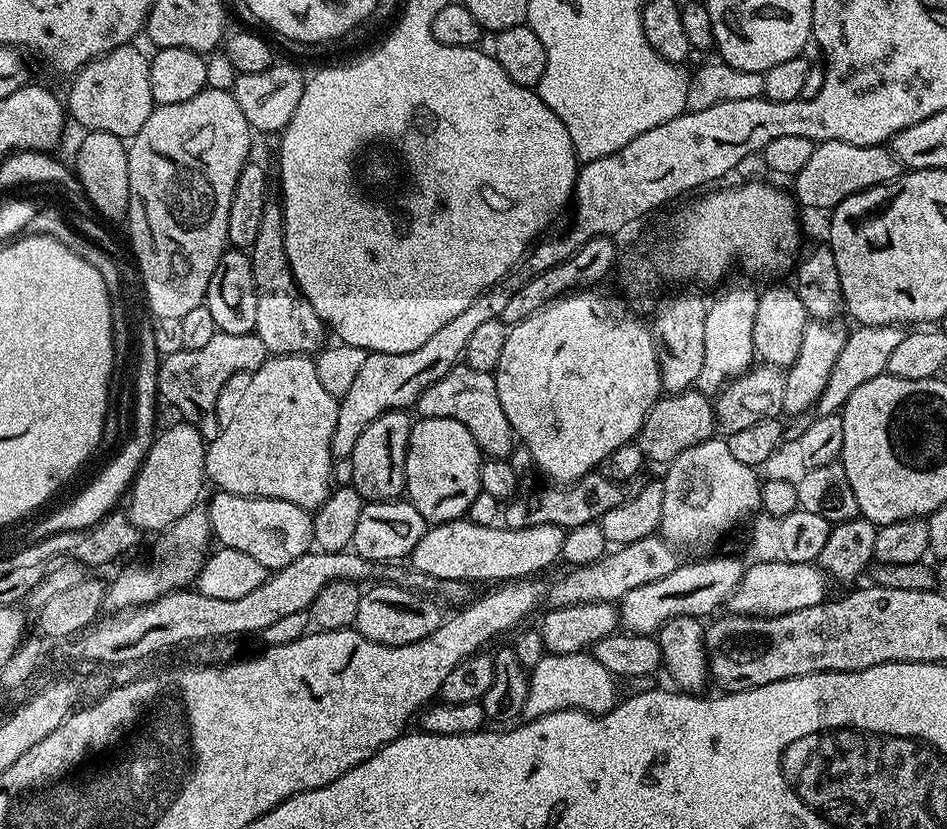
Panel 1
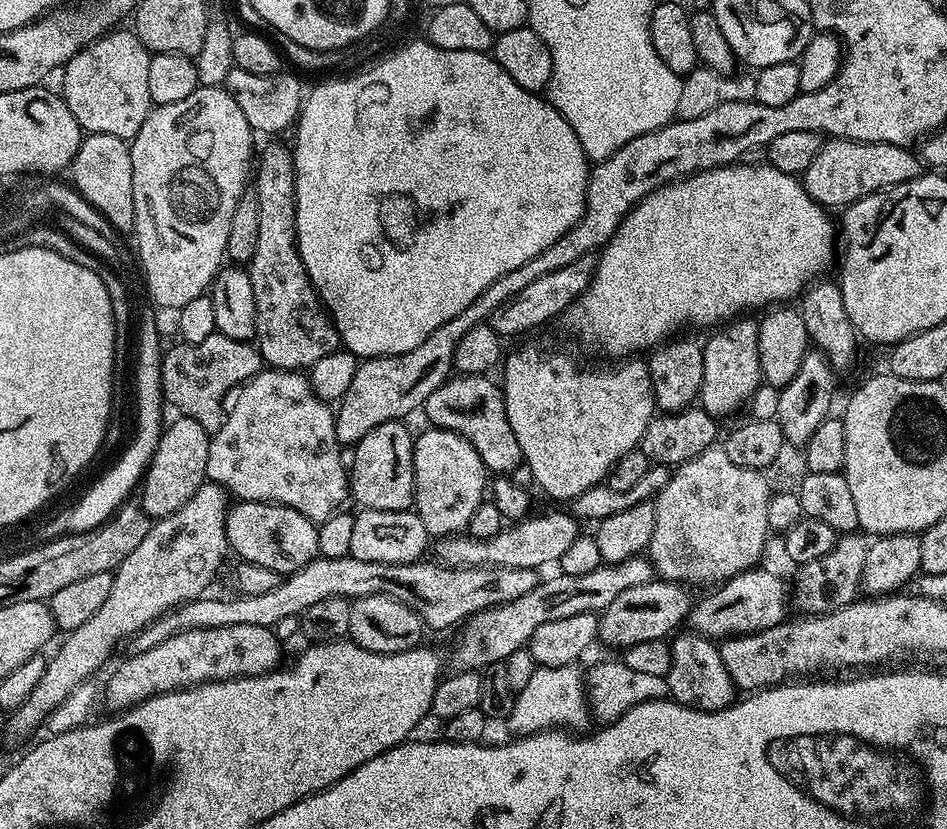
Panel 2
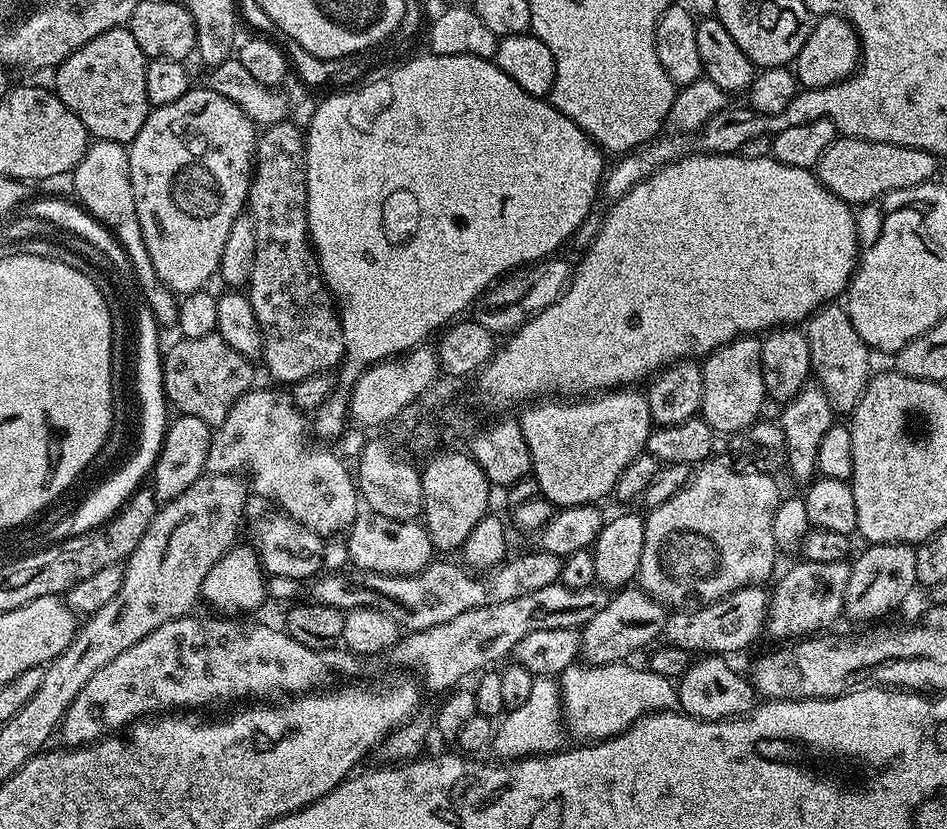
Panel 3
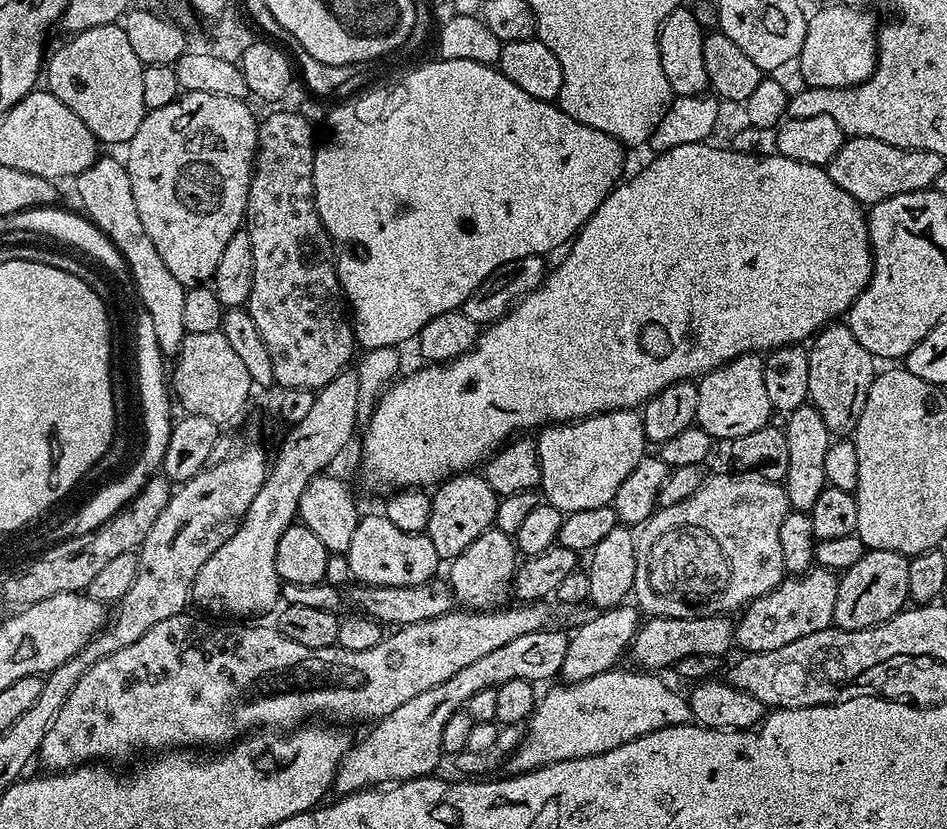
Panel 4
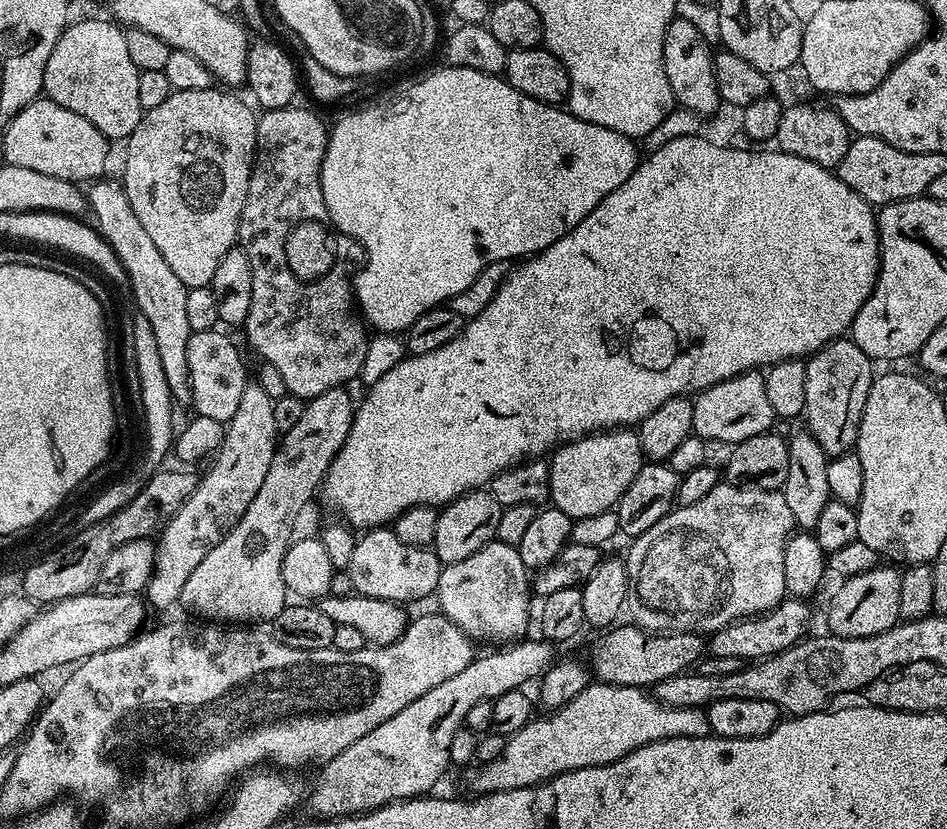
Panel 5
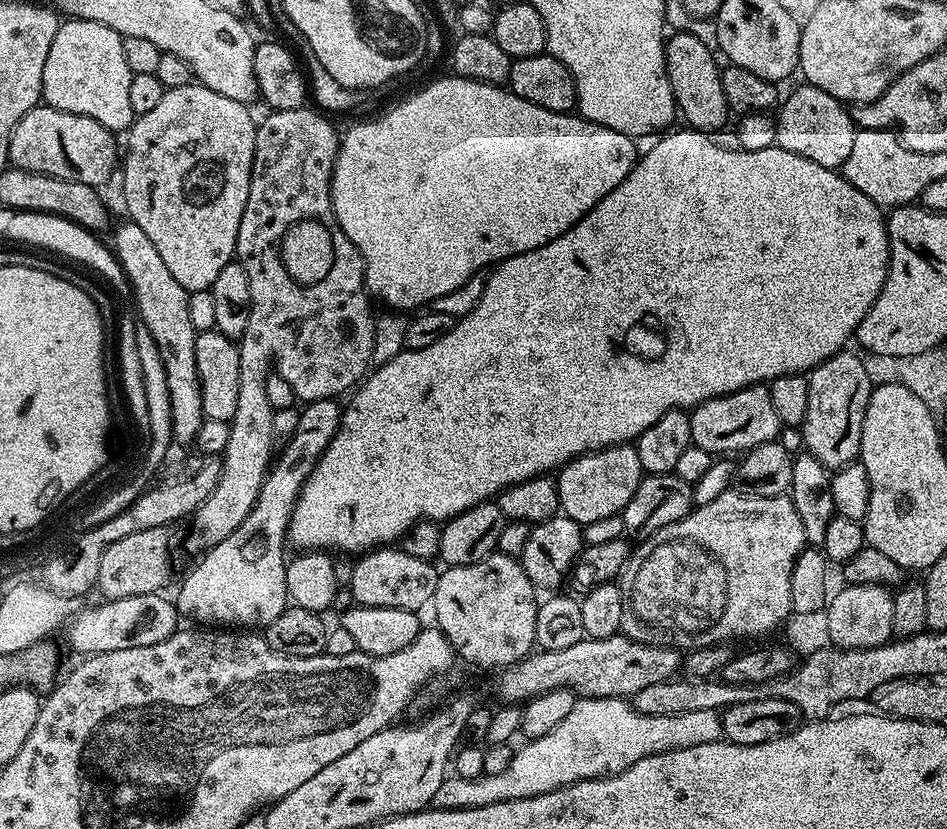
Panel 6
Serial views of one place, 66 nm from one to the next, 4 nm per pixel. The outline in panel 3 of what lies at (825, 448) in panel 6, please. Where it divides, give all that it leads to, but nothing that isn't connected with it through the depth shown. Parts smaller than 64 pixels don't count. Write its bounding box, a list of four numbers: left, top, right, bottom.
[806,302,874,414]

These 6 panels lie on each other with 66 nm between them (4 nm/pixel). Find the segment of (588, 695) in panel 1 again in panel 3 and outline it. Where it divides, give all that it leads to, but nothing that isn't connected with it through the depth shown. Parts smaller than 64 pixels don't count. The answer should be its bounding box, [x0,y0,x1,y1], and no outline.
[490,677,564,762]

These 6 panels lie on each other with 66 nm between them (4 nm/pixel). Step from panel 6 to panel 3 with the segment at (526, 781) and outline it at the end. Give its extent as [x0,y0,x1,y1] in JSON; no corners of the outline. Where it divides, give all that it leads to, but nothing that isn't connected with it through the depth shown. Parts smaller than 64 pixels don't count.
[558,662,678,742]

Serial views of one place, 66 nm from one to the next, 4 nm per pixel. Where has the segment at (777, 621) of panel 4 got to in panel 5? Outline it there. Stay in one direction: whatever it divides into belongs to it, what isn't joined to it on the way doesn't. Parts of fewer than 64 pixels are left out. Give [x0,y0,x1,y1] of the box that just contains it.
[706,598,812,662]

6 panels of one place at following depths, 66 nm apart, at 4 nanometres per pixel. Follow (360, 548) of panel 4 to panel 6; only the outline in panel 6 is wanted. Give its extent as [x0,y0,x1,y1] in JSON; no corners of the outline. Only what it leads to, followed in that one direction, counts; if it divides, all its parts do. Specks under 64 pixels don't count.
[352,546,440,610]

